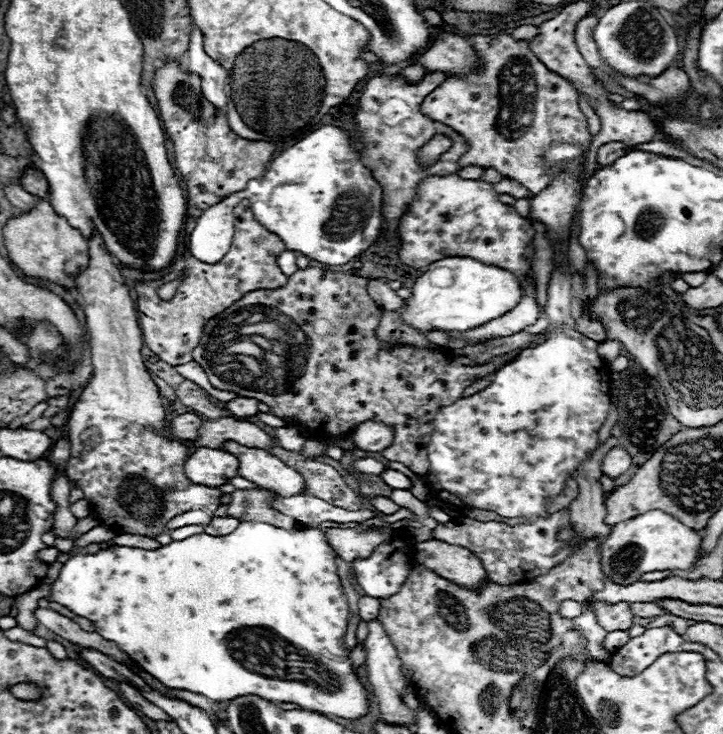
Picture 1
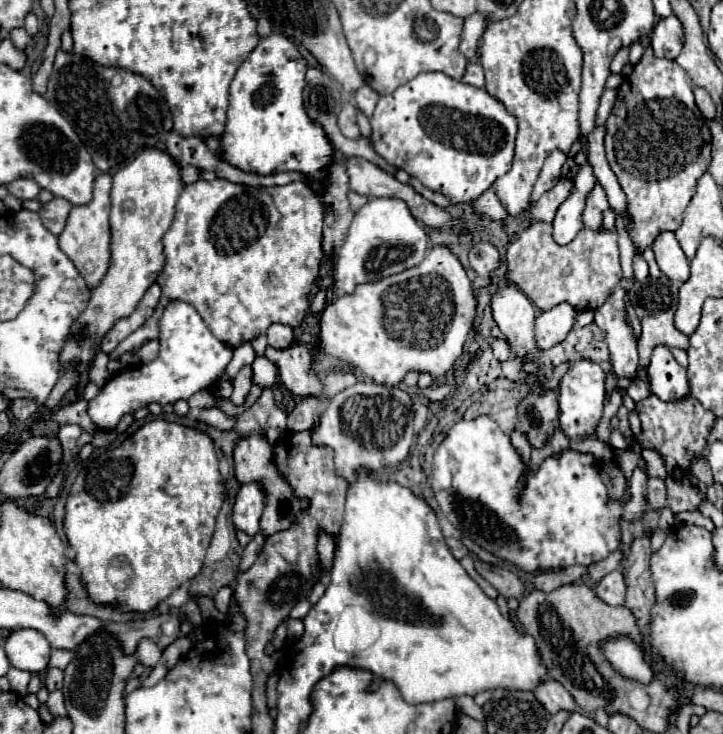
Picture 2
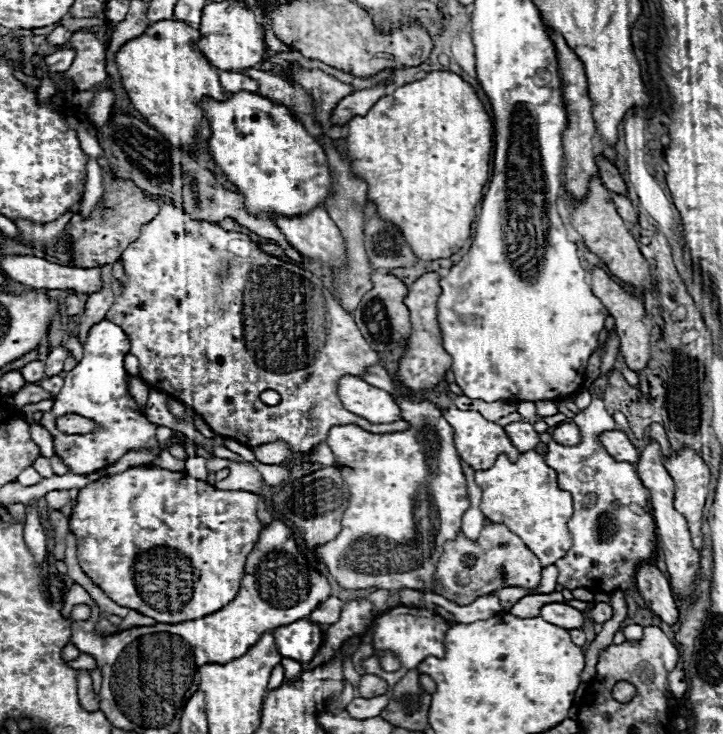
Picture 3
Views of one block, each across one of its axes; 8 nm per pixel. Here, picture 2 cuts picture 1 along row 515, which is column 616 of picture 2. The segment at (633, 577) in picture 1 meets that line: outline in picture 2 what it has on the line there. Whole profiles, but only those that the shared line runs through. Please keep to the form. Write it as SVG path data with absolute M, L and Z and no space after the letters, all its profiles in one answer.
M628 638L608 640L602 644L602 648L608 662L620 674L628 678L636 678L642 684L648 684L652 680L652 666L646 662L644 652L640 652L640 648L632 640Z

